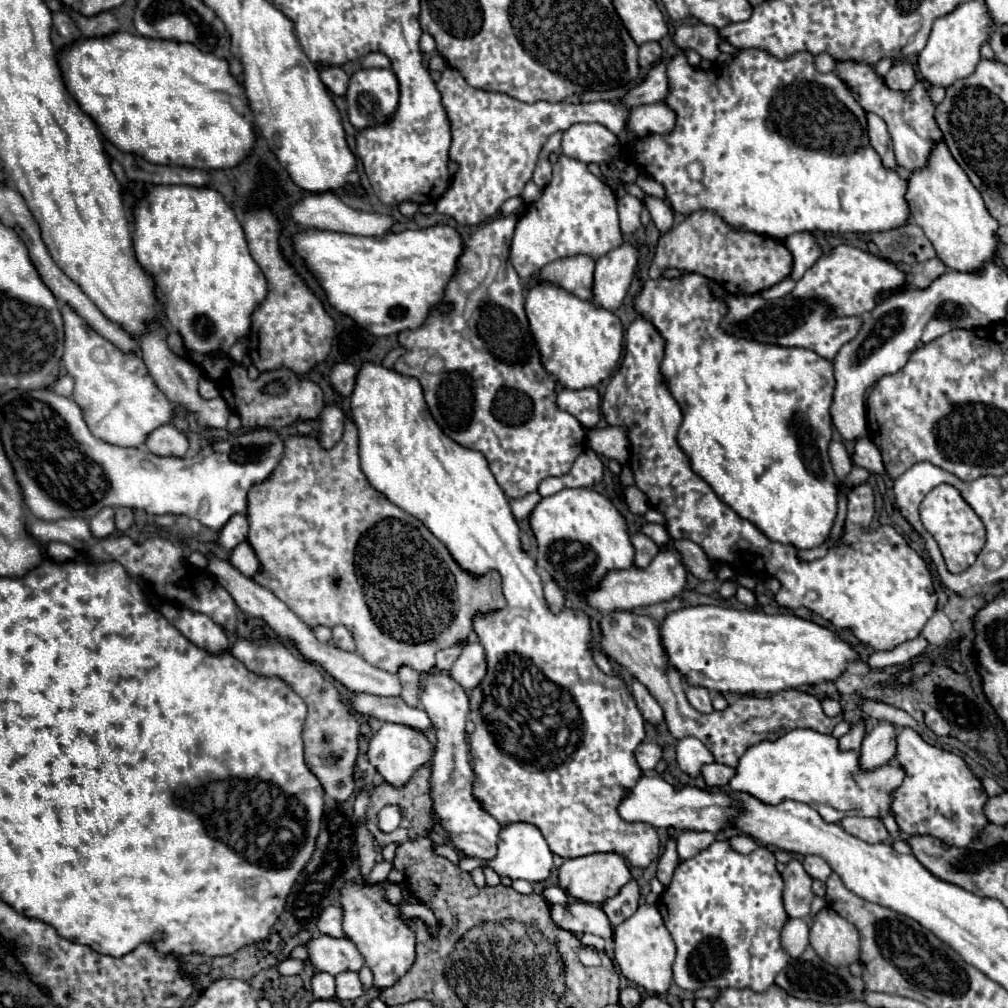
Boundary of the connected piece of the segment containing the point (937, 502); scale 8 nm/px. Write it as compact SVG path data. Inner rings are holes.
M940 484L932 492L928 492L920 504L920 520L924 528L932 534L932 538L938 542L950 572L964 572L970 564L974 564L976 556L980 554L986 542L986 530L972 506L962 498L962 494L954 486Z

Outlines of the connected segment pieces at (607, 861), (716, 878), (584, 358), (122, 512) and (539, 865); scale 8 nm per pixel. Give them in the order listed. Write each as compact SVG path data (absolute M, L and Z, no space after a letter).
M590 854L582 858L564 860L558 868L558 886L578 902L602 906L608 898L616 896L624 884L630 882L630 870L618 854Z
M718 840L694 858L680 862L672 882L656 904L664 918L664 926L676 944L674 982L690 992L706 986L716 986L720 990L750 988L754 992L764 992L770 988L776 974L790 960L780 944L780 930L788 920L782 906L782 888L784 884L776 870L776 858L764 846L758 846L750 854L738 854L732 850L728 840Z
M544 280L530 286L524 296L526 316L540 348L542 364L560 384L570 390L598 386L618 368L624 336L618 316Z
M116 508L116 518L114 520L116 520L116 530L124 532L124 530L128 530L132 526L134 514L132 514L130 508Z
M510 824L498 834L498 852L494 860L472 860L464 858L458 868L470 872L476 866L490 866L498 876L508 876L512 880L528 880L528 882L544 882L552 872L552 852L540 834L540 830L532 824Z

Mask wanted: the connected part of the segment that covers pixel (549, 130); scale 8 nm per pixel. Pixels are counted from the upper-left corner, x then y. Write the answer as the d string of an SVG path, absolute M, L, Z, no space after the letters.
M446 68L442 72L438 90L442 92L442 104L452 124L454 140L450 146L450 160L458 162L460 168L452 178L448 192L438 200L436 212L452 216L464 226L478 226L480 222L496 216L504 200L522 194L524 184L532 180L538 152L550 134L566 132L578 122L598 122L610 128L624 146L636 140L636 134L632 134L626 126L630 110L622 102L526 104L506 94L472 88L454 68Z

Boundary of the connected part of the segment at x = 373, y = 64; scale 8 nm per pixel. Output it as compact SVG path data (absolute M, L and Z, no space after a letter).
M372 52L364 58L360 58L362 68L390 68L390 58L382 52Z

